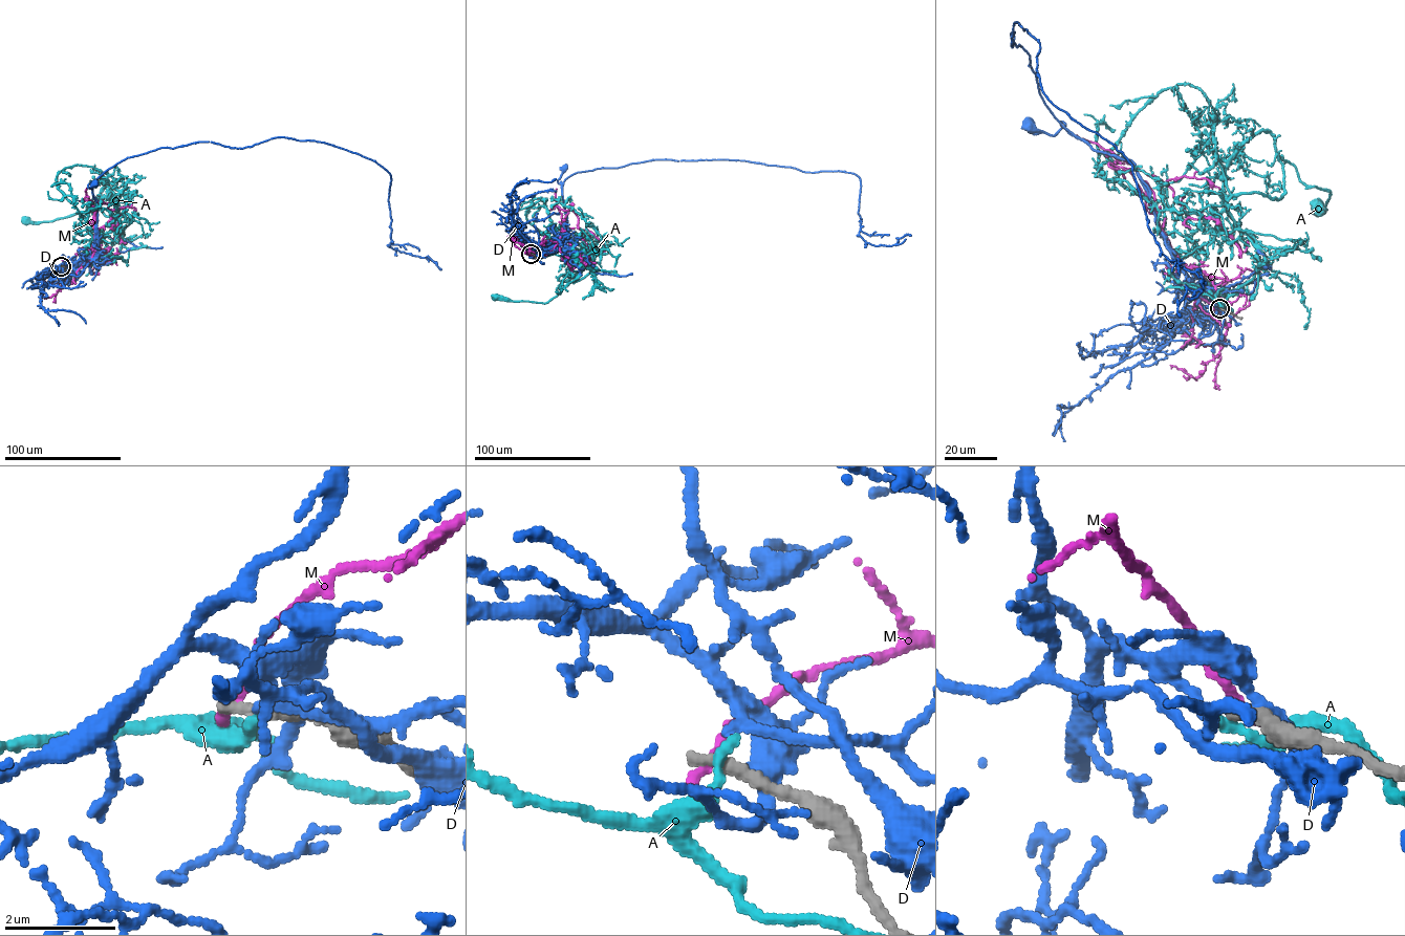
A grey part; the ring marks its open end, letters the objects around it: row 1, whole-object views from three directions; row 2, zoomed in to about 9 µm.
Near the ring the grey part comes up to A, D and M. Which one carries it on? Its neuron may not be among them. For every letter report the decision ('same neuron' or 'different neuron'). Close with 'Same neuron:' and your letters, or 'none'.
A: different neuron
D: different neuron
M: different neuron
Same neuron: none

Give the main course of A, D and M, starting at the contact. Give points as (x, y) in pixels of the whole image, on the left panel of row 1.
A: (62, 266), (114, 256), (125, 214), (106, 216), (98, 196), (87, 211), (27, 221)
D: (63, 266), (70, 267), (95, 256), (96, 201), (90, 181), (88, 187), (94, 183)
M: (61, 265), (94, 245), (95, 214), (86, 196), (112, 211), (108, 222), (120, 234), (109, 236)

